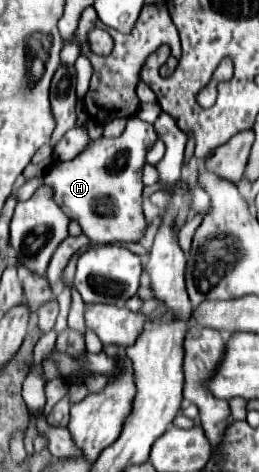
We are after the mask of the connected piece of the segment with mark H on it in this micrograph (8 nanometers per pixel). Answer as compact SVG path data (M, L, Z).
M133 115L127 119L127 127L123 135L115 139L107 139L107 137L95 139L75 159L55 161L51 169L43 175L43 185L49 185L53 189L53 199L57 201L57 205L61 205L61 209L69 215L71 221L77 221L81 225L83 235L87 235L91 243L97 243L97 245L127 243L127 241L139 241L139 237L143 237L147 223L141 209L141 191L143 191L141 171L145 165L145 153L155 141L157 141L157 133L153 125Z

